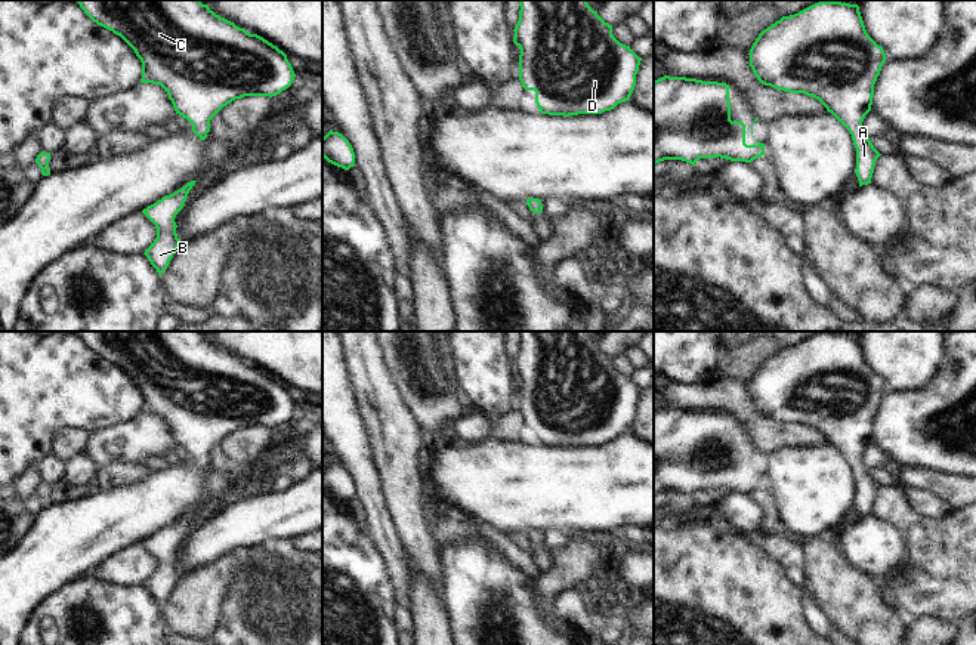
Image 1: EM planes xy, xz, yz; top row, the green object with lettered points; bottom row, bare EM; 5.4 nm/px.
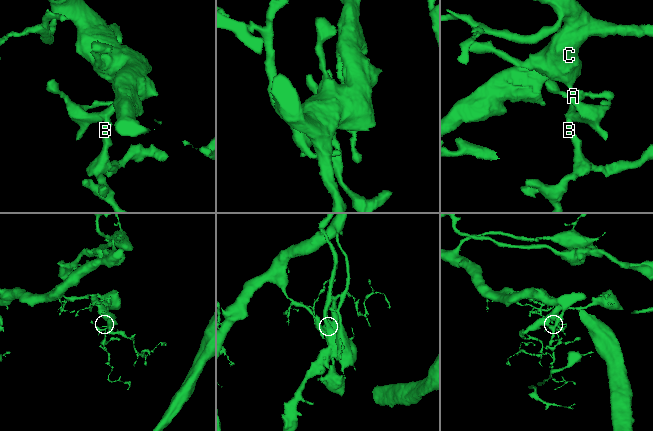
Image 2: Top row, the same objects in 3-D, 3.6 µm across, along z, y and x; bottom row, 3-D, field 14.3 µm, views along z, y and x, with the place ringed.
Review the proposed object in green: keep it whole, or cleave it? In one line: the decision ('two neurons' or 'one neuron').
one neuron

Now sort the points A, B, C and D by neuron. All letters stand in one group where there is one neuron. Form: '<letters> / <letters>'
A B C D

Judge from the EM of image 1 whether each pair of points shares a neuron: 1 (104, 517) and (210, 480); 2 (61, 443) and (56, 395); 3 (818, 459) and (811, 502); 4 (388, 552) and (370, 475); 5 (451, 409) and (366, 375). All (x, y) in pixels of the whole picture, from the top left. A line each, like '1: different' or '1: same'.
1: same
2: different
3: same
4: same
5: different

